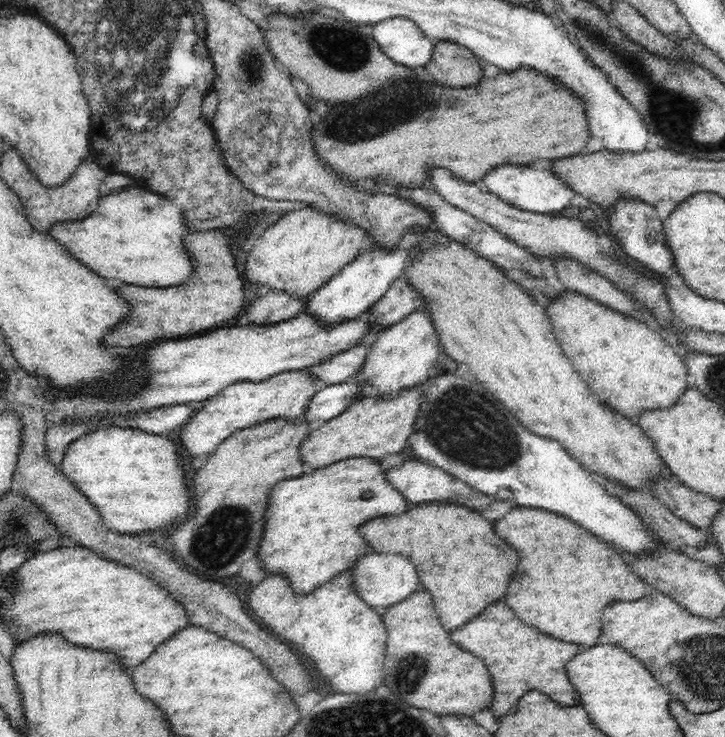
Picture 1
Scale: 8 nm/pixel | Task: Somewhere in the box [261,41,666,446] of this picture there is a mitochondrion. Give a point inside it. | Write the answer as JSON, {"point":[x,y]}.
{"point":[367,122]}

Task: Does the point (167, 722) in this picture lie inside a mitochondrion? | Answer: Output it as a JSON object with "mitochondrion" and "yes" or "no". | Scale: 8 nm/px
{"mitochondrion":"no"}

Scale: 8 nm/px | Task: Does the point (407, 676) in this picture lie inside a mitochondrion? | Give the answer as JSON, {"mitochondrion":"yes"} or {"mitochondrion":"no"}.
{"mitochondrion":"yes"}

